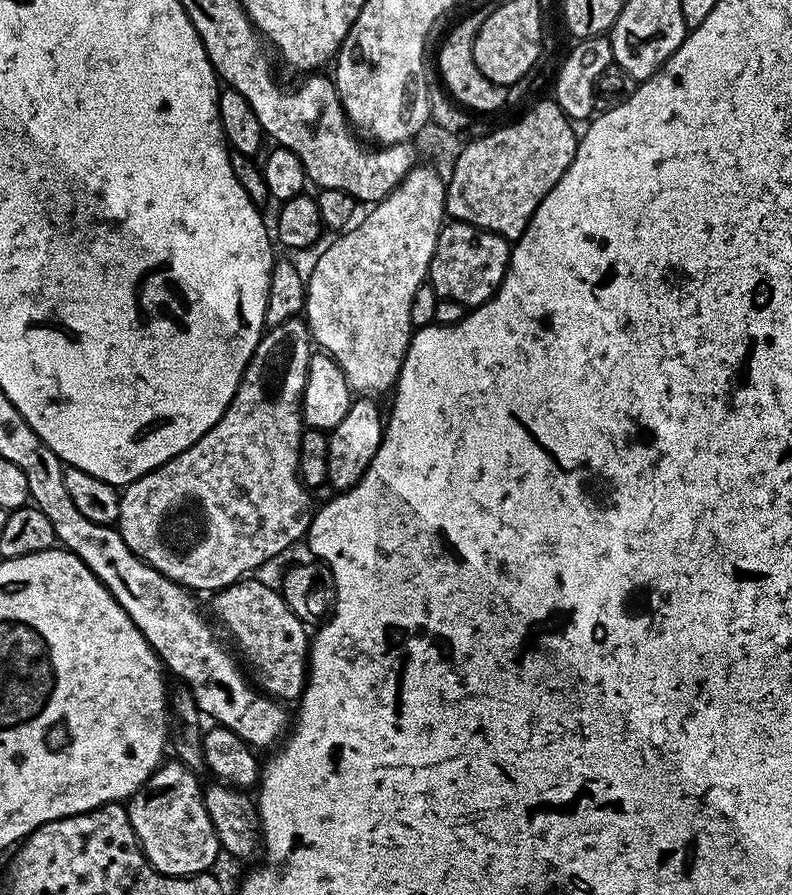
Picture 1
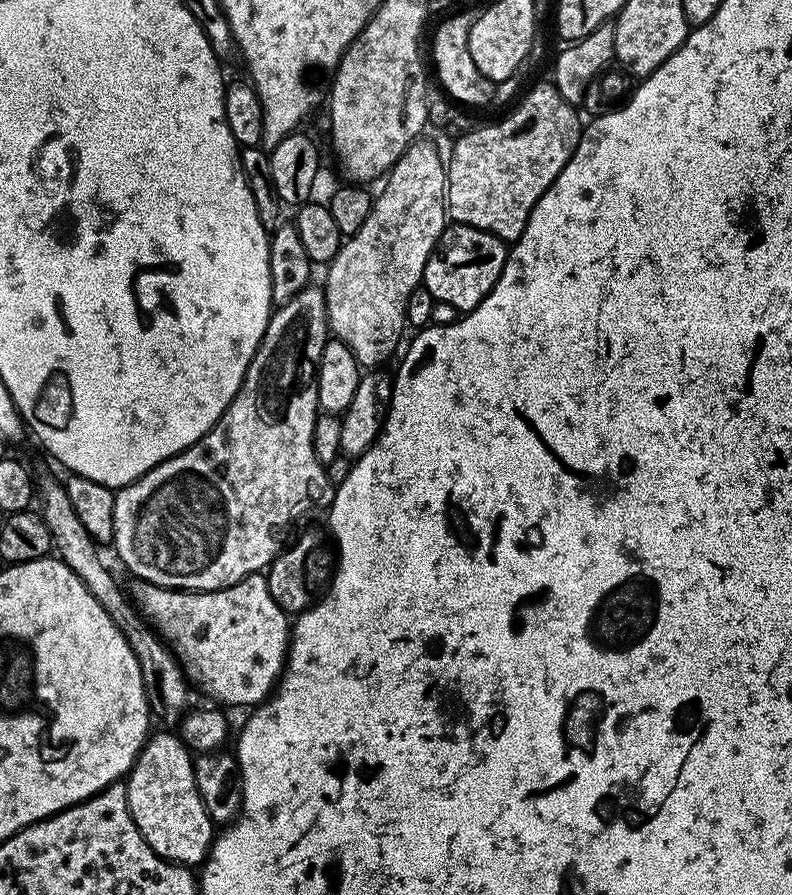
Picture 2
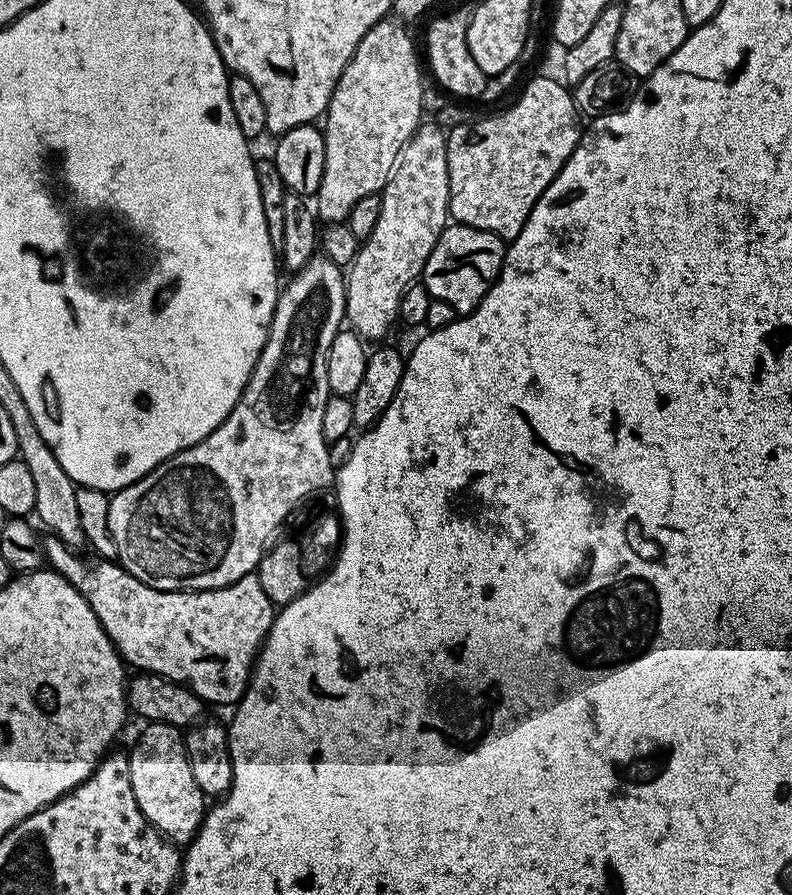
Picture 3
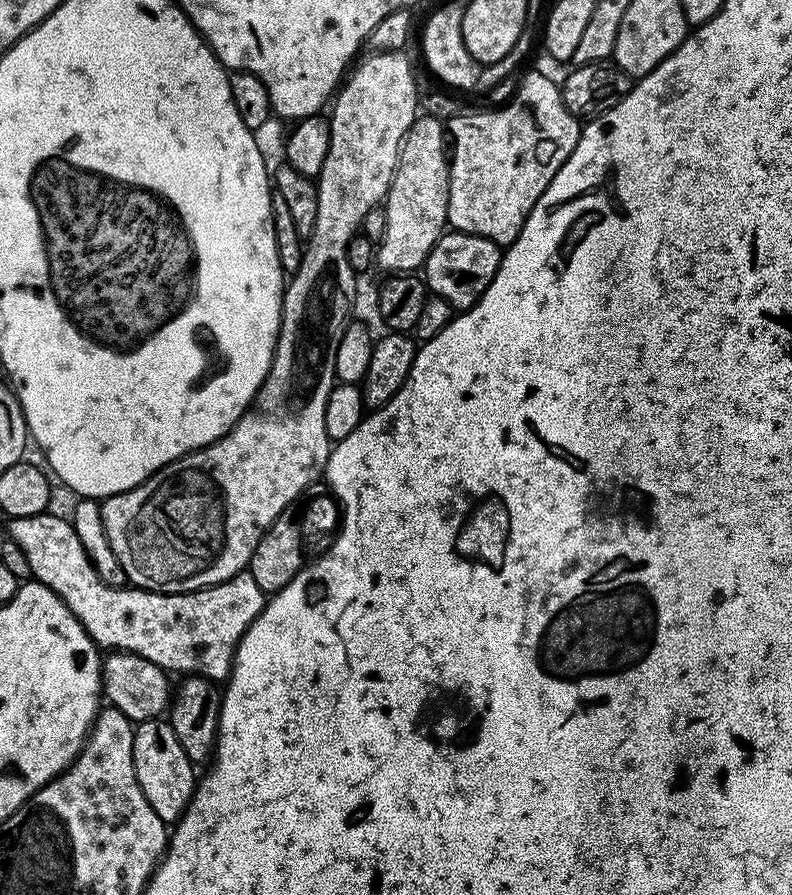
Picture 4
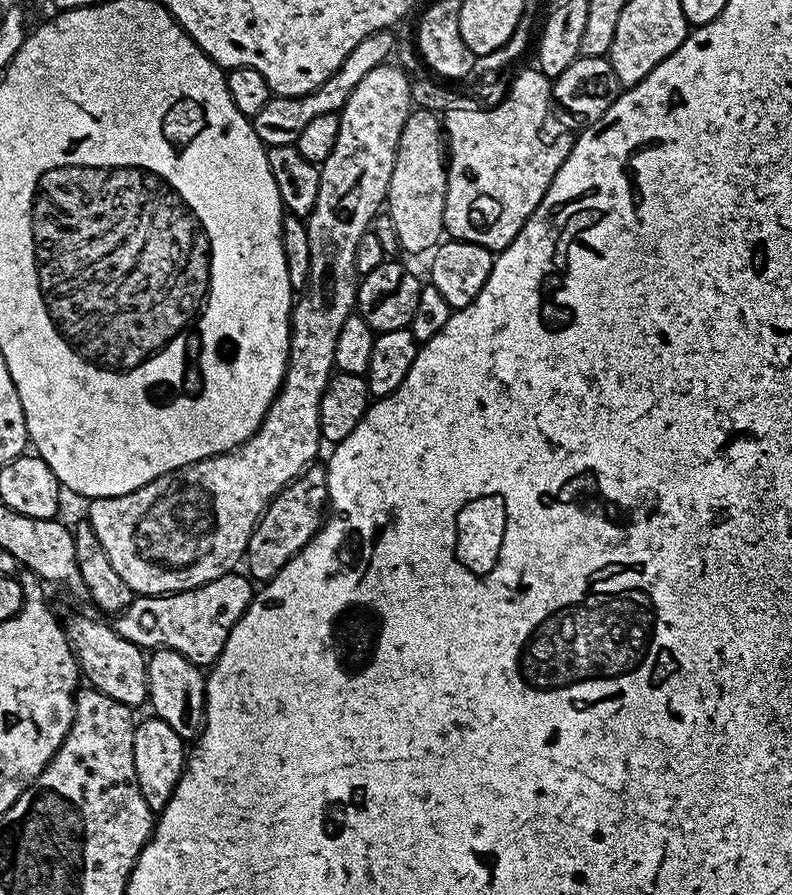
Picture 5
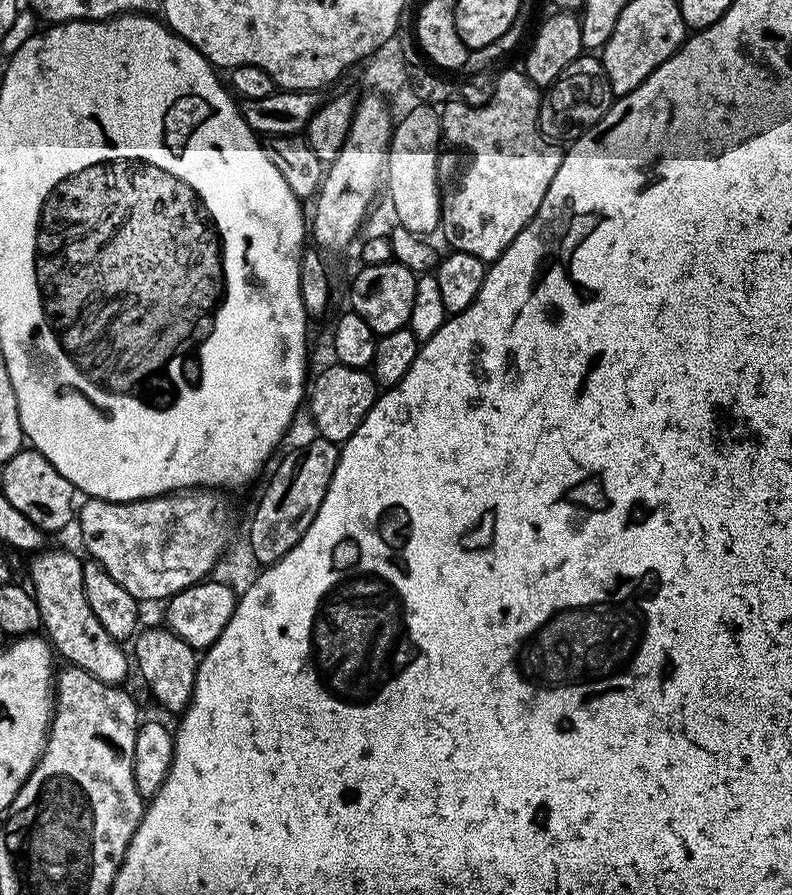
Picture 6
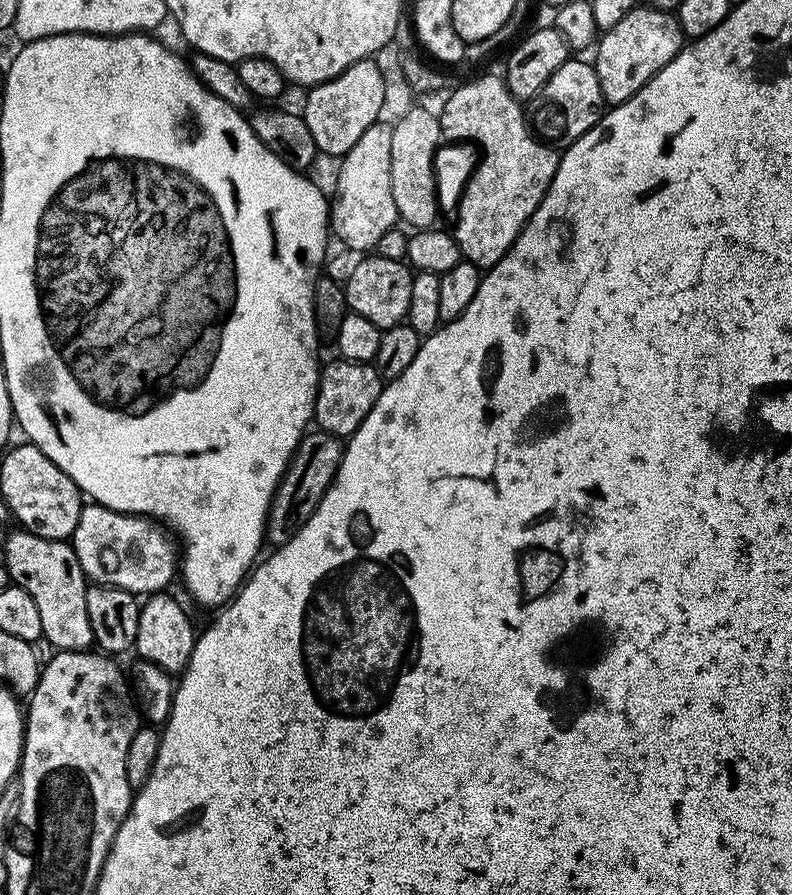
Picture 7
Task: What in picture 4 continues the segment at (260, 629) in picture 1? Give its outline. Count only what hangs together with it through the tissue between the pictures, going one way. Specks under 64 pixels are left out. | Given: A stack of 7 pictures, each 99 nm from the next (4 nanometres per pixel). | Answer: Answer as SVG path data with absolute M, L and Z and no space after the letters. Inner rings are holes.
M45 514L27 516L26 518L11 517L7 521L7 539L13 540L26 554L32 571L31 579L38 584L45 584L82 622L86 634L96 645L104 650L132 652L136 656L154 662L169 674L187 674L205 676L213 682L227 681L232 672L232 659L236 656L236 648L246 634L246 630L258 618L258 614L266 603L266 593L260 589L258 582L247 570L231 576L224 584L212 584L208 588L199 588L196 592L149 592L147 588L121 586L115 588L107 584L94 570L90 558L86 558L86 550L82 550L82 542L78 542L78 534L74 530L71 519Z

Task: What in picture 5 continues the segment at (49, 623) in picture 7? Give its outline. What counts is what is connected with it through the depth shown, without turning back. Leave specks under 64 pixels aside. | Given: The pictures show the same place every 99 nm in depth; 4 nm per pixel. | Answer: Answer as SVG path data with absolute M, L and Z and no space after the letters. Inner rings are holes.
M72 616L66 620L68 640L76 653L76 662L82 669L85 681L96 691L122 702L136 710L148 699L148 662L145 649L122 638L111 623L99 624L88 616Z

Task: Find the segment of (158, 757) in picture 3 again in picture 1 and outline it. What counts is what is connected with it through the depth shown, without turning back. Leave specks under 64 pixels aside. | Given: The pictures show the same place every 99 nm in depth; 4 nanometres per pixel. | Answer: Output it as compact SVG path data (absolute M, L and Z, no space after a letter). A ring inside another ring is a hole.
M172 758L161 763L155 774L127 801L126 807L140 849L152 867L164 876L197 876L199 872L209 871L216 855L221 855L222 849L214 834L214 822L210 822L210 814L206 814L201 781L179 760Z

